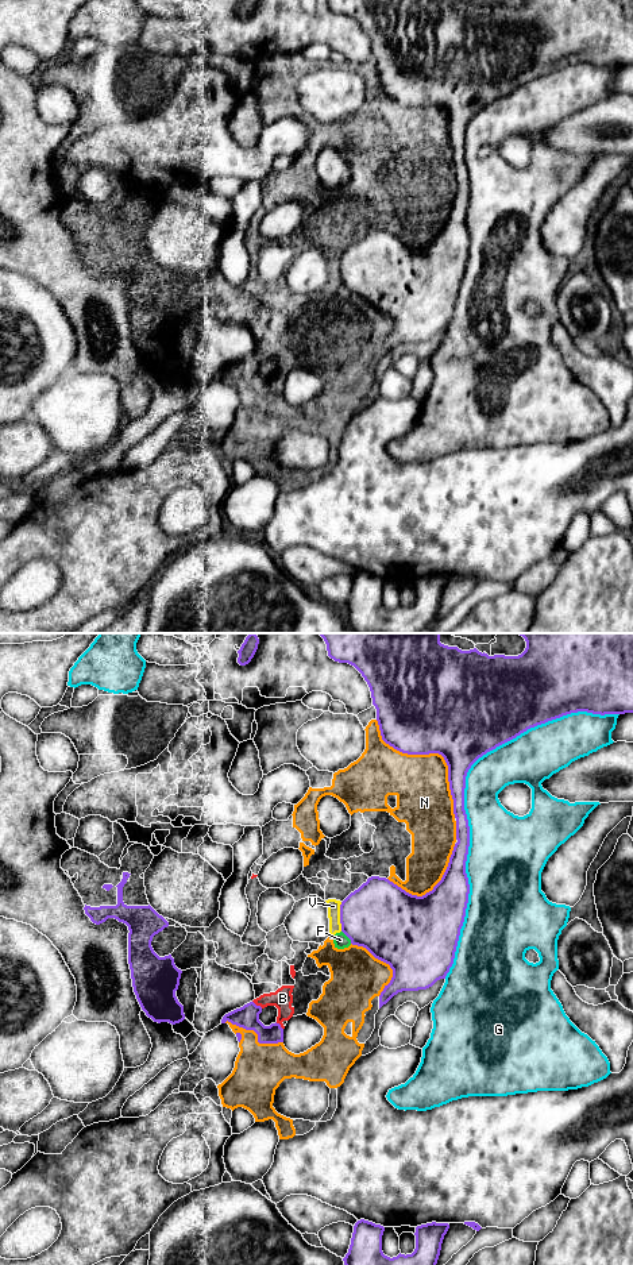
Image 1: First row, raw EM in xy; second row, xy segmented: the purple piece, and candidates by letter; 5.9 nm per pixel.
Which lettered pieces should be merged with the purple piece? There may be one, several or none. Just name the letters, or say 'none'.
none

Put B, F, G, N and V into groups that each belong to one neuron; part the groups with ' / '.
B F N V / G

